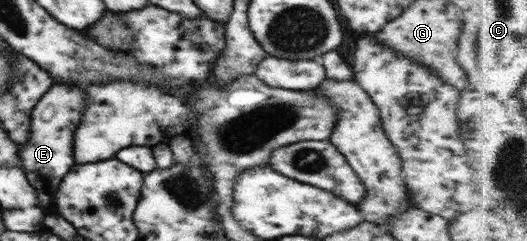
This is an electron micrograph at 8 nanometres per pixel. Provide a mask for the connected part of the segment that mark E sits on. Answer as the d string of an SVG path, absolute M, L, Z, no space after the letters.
M54 83L32 109L29 139L19 145L19 157L23 164L23 171L28 182L42 198L39 205L46 217L55 213L56 190L63 182L64 175L70 172L70 166L74 166L72 134L81 121L82 109L85 109L85 94L81 88Z

